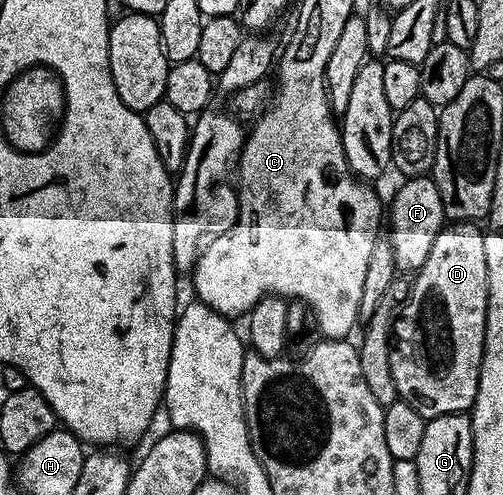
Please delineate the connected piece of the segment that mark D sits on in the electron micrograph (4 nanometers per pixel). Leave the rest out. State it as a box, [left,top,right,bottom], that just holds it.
[393,222,487,419]

